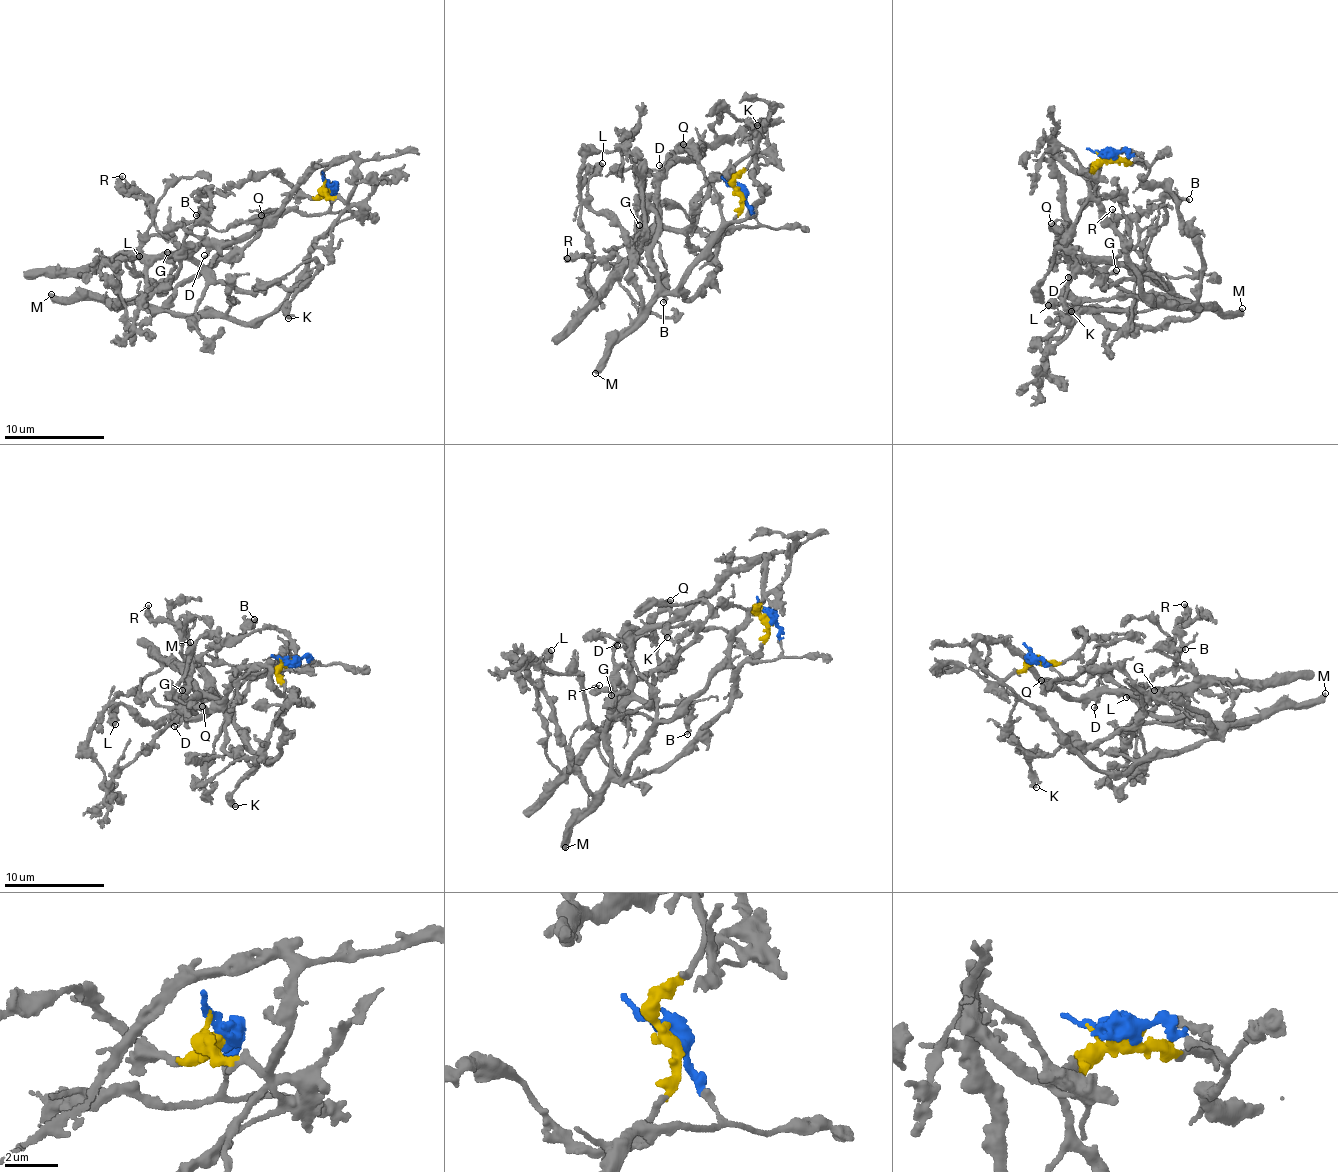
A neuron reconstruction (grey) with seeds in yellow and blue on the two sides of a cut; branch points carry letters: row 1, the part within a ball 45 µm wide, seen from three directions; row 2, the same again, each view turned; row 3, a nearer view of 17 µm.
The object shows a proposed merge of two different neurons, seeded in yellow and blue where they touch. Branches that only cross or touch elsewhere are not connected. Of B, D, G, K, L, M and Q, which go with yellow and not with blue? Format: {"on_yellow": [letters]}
{"on_yellow": ["B", "D", "K"]}

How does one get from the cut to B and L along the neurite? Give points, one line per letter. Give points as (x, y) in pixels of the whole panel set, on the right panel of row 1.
B: (1108, 155), (1073, 171), (1049, 140), (1074, 259), (1139, 274), (1141, 248), (1165, 221), (1163, 201), (1189, 199)
L: (1108, 155), (1128, 153), (1147, 166), (1140, 180), (1176, 199), (1203, 267), (1198, 309), (1161, 328), (1048, 305)

